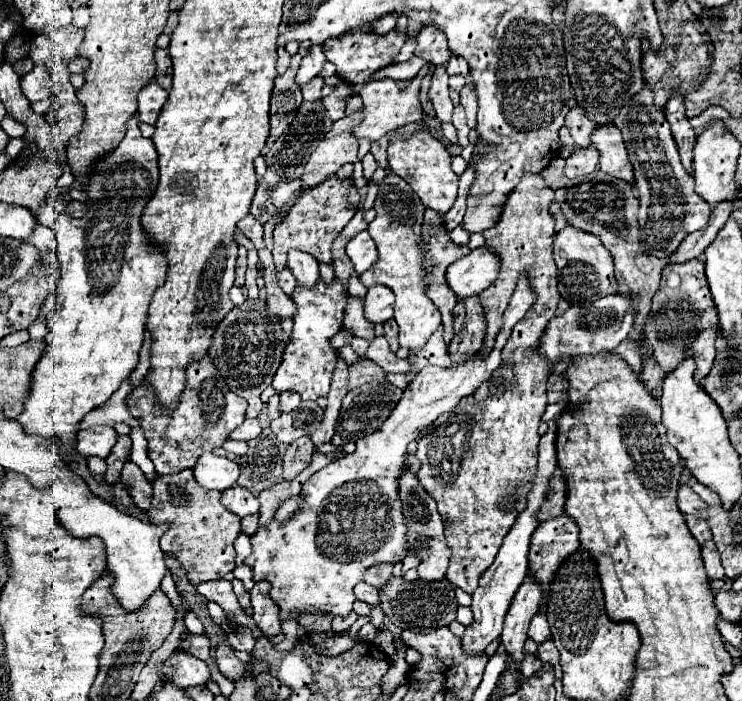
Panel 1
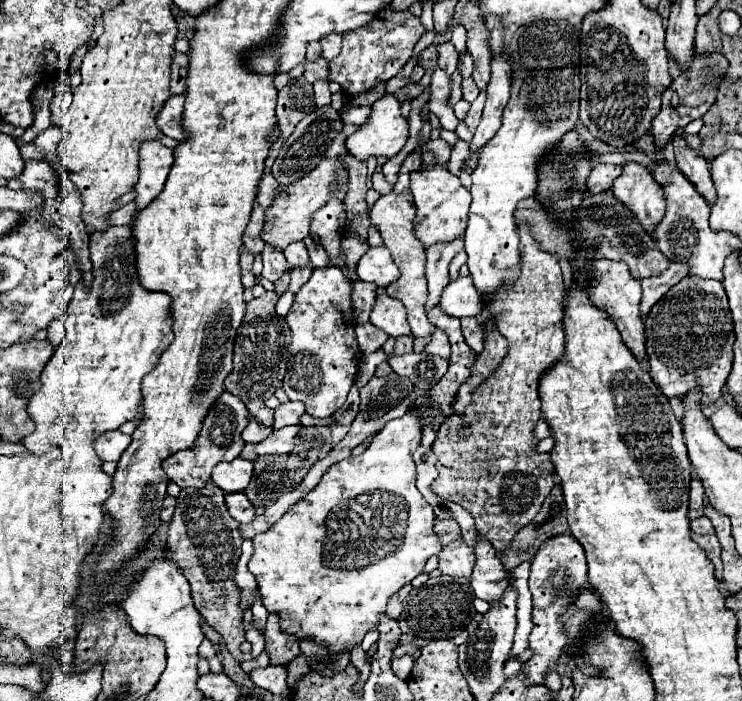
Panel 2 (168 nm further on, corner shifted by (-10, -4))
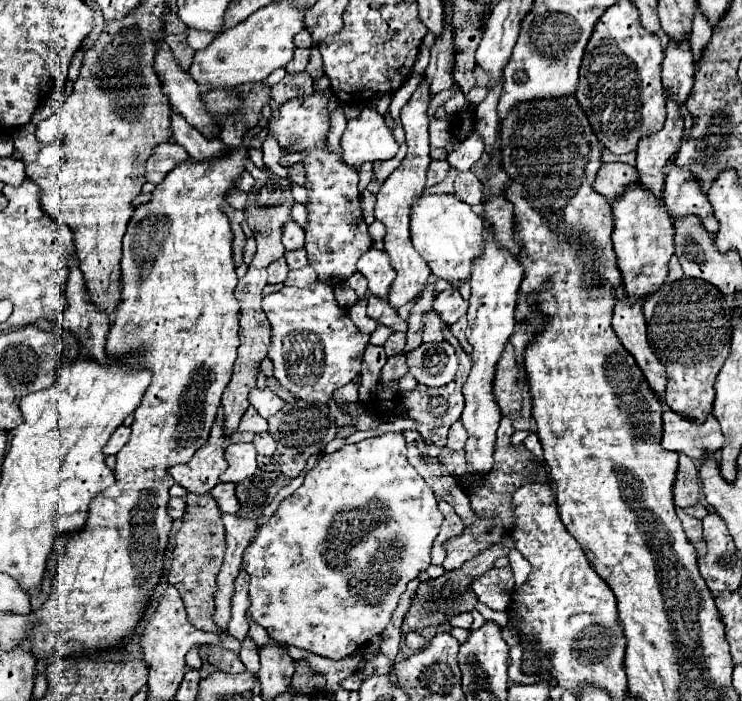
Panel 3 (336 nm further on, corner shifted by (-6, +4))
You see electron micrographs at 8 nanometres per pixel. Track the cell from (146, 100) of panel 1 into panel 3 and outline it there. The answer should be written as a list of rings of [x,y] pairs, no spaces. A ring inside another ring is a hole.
[[[171,111],[171,131],[177,145],[185,147],[191,159],[203,161],[213,159],[213,155],[221,155],[225,151],[225,143],[221,139],[209,139],[201,131],[197,131],[193,125],[189,125],[183,115],[177,111]]]

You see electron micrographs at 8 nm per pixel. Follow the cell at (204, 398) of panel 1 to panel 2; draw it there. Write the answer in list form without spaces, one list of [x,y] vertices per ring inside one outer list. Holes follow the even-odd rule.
[[[225,391],[217,399],[215,407],[209,411],[195,449],[179,451],[179,453],[175,453],[175,455],[171,455],[163,461],[163,469],[169,475],[169,479],[173,483],[177,483],[179,487],[195,487],[195,489],[205,487],[207,481],[211,479],[213,467],[217,463],[223,463],[223,461],[233,461],[235,457],[239,457],[241,449],[245,447],[245,441],[241,439],[241,433],[247,425],[247,415],[249,415],[247,407],[239,401],[239,397]]]

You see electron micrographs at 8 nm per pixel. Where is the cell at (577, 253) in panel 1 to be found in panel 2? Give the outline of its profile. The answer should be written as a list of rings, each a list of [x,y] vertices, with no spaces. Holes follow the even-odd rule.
[[[595,259],[591,263],[591,267],[593,267],[593,277],[589,281],[585,281],[583,275],[577,275],[575,281],[579,283],[581,289],[585,289],[589,293],[589,299],[595,303],[595,307],[599,307],[611,315],[611,319],[617,325],[617,329],[623,337],[623,343],[629,347],[629,351],[641,361],[647,359],[647,355],[645,355],[645,327],[643,327],[643,319],[641,319],[641,309],[639,309],[641,283],[631,277],[629,267],[623,261]]]

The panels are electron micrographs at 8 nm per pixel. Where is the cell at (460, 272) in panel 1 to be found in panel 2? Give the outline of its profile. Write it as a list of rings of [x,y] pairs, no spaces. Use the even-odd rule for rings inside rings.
[[[459,277],[457,281],[451,281],[445,287],[439,307],[447,315],[457,319],[479,317],[479,313],[483,311],[483,299],[469,277]]]

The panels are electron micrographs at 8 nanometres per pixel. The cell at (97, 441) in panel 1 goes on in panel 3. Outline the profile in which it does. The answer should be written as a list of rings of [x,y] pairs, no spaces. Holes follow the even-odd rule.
[[[119,425],[117,429],[115,429],[115,433],[111,435],[111,439],[107,441],[107,445],[103,447],[103,453],[105,455],[115,455],[127,441],[129,441],[129,427],[125,427],[125,425]]]

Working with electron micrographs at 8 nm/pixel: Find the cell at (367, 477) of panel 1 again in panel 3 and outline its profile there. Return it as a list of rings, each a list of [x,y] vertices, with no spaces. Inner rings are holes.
[[[383,433],[383,435],[371,437],[371,439],[363,439],[355,445],[345,445],[339,451],[325,455],[323,459],[317,461],[317,465],[311,471],[307,471],[303,485],[293,495],[283,499],[281,505],[277,507],[277,511],[269,517],[269,521],[257,531],[257,535],[253,537],[251,545],[247,547],[247,551],[243,555],[243,565],[245,565],[243,569],[251,575],[251,589],[249,589],[251,607],[247,609],[247,613],[253,617],[253,621],[257,621],[261,627],[267,629],[271,639],[339,661],[339,659],[351,655],[353,651],[361,649],[367,643],[367,639],[371,639],[371,635],[381,633],[387,627],[391,613],[397,607],[399,595],[405,591],[405,585],[411,579],[415,579],[419,571],[425,571],[429,567],[431,545],[433,545],[433,541],[439,533],[441,521],[443,521],[443,513],[437,507],[433,491],[425,485],[423,477],[419,477],[419,473],[409,465],[405,455],[407,455],[407,445],[405,445],[403,433]]]

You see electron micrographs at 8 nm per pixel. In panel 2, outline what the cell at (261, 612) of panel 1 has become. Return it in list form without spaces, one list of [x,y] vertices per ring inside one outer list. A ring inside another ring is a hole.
[[[275,613],[269,615],[263,637],[265,637],[265,651],[269,655],[269,665],[287,667],[295,657],[301,655],[299,641],[293,635],[287,635],[279,629],[279,617]]]

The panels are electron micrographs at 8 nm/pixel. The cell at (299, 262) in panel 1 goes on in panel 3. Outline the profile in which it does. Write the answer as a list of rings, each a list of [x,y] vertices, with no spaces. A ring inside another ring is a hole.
[[[289,219],[283,227],[283,245],[285,245],[285,251],[295,251],[295,249],[301,249],[305,243],[305,231],[293,221]]]

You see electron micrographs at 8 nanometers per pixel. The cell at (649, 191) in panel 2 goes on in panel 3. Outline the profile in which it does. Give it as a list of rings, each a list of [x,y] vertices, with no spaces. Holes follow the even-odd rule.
[[[631,183],[625,191],[611,201],[613,209],[613,249],[617,255],[617,265],[623,277],[625,291],[631,301],[645,299],[667,277],[667,263],[673,255],[673,219],[663,203],[663,197],[657,197],[649,189],[641,187],[641,183]]]

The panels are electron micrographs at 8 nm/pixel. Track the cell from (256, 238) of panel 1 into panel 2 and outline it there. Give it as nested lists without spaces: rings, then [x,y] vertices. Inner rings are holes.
[[[265,245],[265,249],[263,249],[263,277],[265,279],[269,279],[269,281],[277,281],[283,273],[287,273],[289,271],[289,267],[287,267],[287,261],[285,261],[285,255],[281,253],[281,251],[277,251],[277,249],[273,249],[271,245]]]

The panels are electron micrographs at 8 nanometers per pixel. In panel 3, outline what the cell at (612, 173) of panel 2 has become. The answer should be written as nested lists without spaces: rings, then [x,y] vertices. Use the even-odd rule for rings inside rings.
[[[603,163],[597,171],[593,189],[607,199],[615,199],[629,183],[637,181],[639,173],[627,163]]]

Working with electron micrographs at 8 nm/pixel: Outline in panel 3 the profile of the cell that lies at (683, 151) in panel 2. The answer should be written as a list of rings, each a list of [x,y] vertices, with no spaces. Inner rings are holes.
[[[675,161],[667,163],[665,167],[663,199],[671,217],[695,213],[703,219],[703,225],[709,233],[715,233],[719,229],[717,219],[713,215],[713,207],[707,195],[703,193],[699,179],[691,175],[691,171],[687,171],[685,167],[677,167]]]

